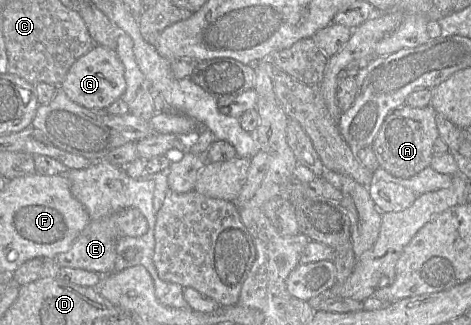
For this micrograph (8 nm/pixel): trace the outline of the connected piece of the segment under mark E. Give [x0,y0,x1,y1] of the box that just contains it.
[56,208,148,276]

